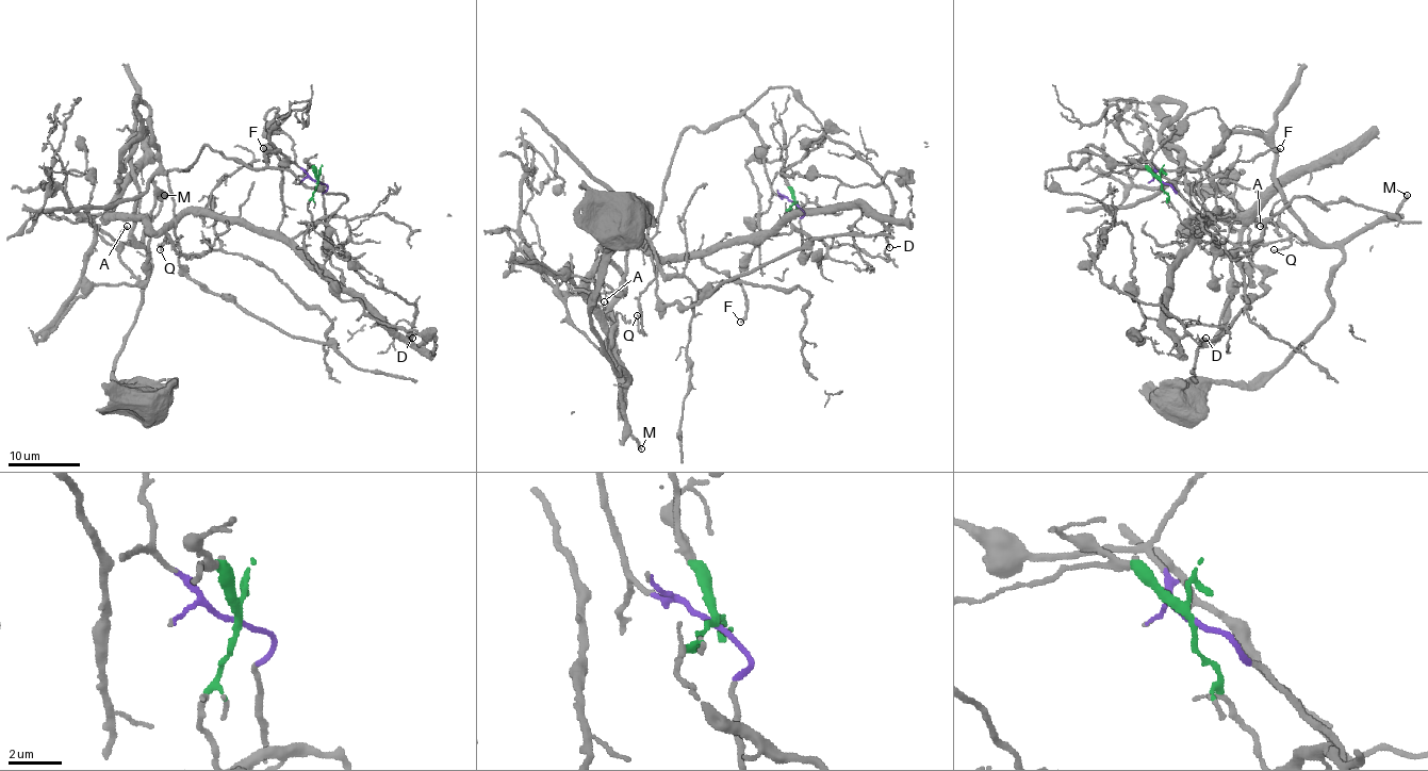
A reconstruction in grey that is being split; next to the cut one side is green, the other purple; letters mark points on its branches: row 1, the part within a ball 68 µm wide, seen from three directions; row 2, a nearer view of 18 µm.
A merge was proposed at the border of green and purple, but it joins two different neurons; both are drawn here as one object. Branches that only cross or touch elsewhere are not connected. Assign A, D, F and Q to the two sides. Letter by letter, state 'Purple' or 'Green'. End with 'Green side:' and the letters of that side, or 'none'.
A: Purple
D: Green
F: Green
Q: Green
Green side: D, F, Q

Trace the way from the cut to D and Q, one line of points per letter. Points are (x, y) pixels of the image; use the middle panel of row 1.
D: (794, 203), (785, 214), (791, 230), (771, 235), (802, 214), (866, 207), (889, 232), (886, 238), (889, 248)
Q: (794, 203), (791, 230), (756, 243), (661, 257), (645, 235), (656, 275), (640, 295), (640, 332), (636, 314)

